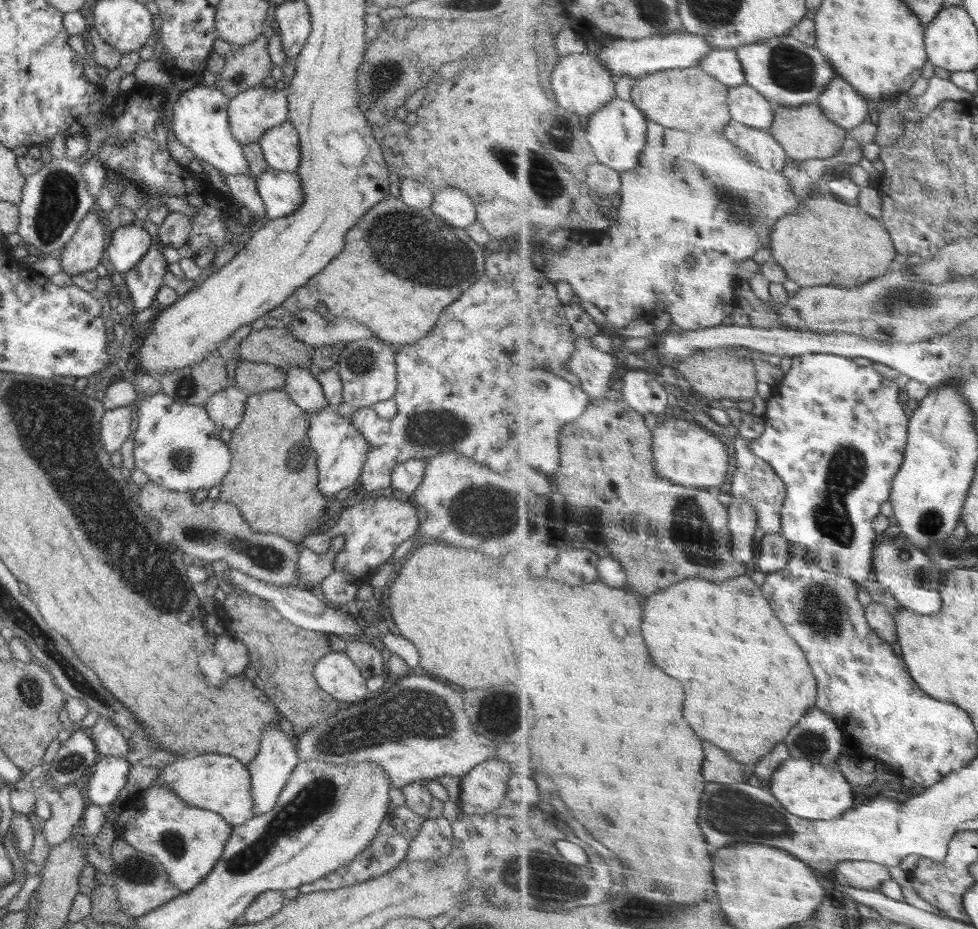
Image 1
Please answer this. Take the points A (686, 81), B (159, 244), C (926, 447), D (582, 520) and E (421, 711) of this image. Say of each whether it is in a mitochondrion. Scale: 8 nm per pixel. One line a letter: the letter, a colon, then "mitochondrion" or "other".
A: other
B: other
C: other
D: other
E: mitochondrion

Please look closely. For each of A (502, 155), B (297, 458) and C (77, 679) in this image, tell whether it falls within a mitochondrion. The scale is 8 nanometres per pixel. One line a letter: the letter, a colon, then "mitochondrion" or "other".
A: mitochondrion
B: mitochondrion
C: mitochondrion

